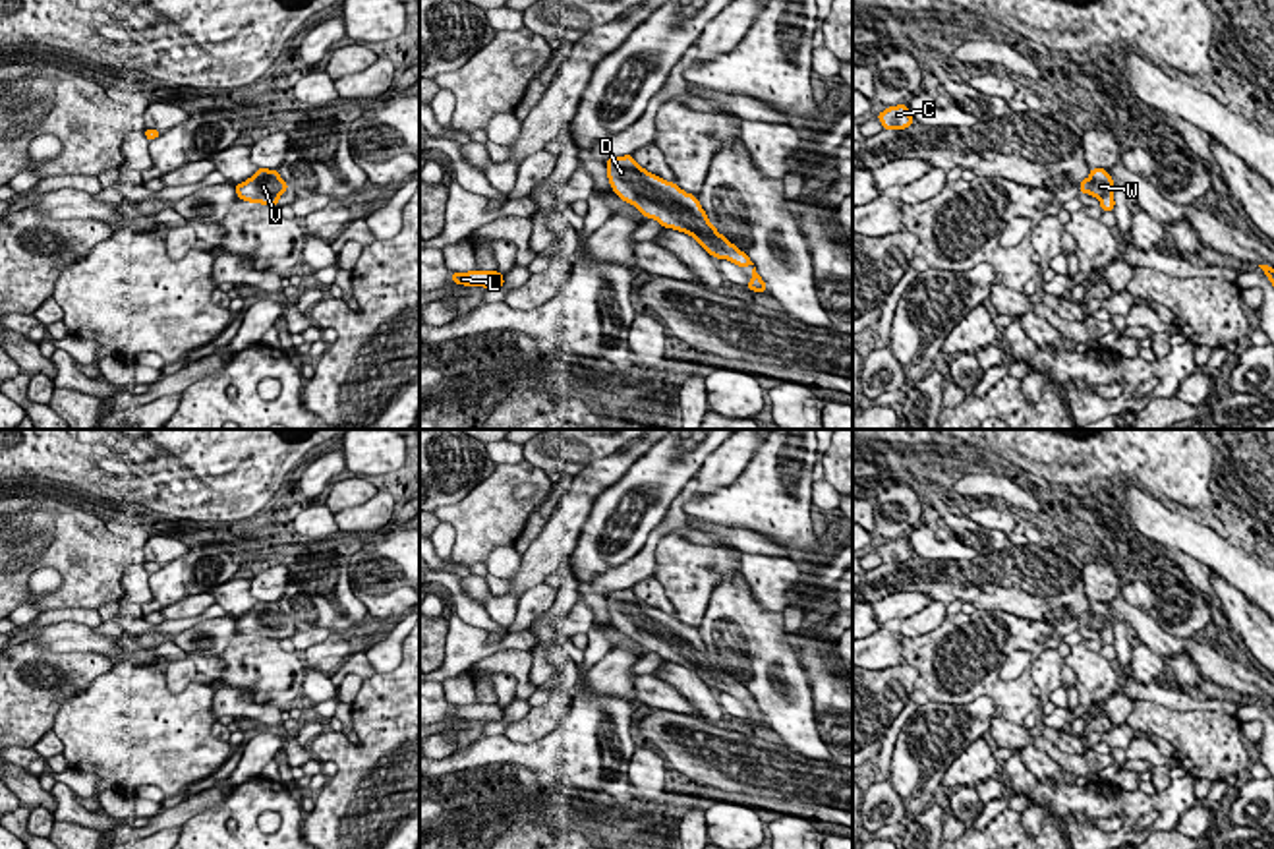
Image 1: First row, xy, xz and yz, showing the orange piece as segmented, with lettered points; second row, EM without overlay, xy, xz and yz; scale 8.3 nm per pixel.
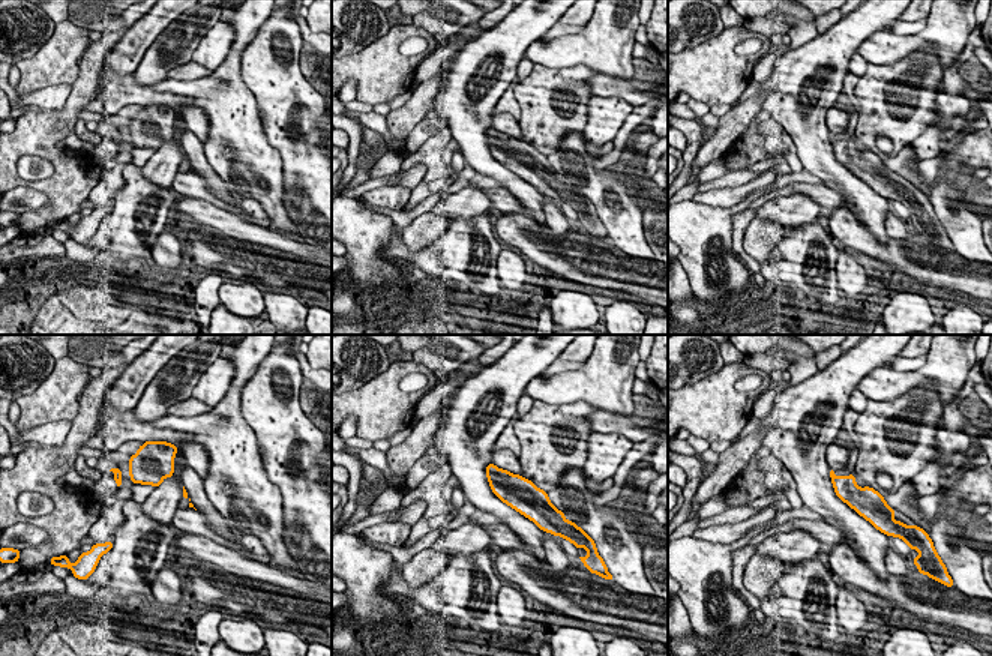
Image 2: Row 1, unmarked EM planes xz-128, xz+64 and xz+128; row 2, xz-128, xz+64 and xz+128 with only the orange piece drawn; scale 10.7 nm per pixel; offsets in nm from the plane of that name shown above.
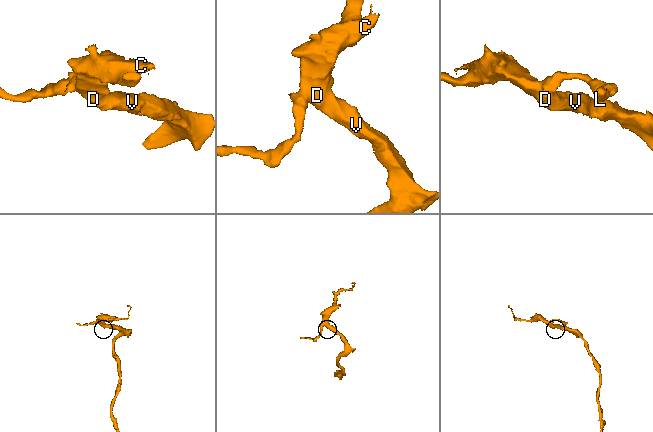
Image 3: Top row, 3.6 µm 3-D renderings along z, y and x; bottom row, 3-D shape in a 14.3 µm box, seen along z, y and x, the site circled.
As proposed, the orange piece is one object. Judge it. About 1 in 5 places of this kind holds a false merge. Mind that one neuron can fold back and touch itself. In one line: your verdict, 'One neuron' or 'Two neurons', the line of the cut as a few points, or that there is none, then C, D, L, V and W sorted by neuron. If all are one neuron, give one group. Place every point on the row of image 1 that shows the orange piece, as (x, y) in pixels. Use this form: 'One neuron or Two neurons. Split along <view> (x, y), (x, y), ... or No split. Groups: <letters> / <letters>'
One neuron. No split. Groups: C D L V W

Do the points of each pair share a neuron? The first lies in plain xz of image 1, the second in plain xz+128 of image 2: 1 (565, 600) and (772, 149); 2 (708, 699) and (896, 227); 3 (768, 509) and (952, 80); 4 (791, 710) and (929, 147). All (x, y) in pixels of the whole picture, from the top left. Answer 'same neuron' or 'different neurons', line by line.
1: same neuron
2: same neuron
3: different neurons
4: different neurons

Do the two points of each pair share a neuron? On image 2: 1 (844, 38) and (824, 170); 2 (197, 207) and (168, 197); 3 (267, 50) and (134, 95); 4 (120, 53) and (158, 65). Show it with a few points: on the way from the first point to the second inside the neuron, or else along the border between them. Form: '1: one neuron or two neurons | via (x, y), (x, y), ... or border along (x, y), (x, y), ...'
1: one neuron | via (838, 71), (835, 90), (817, 108), (817, 137)
2: two neurons | border along (179, 195), (171, 209)
3: two neurons | border along (260, 29), (240, 59), (240, 78), (251, 92)
4: two neurons | border along (164, 30), (147, 48), (132, 72)

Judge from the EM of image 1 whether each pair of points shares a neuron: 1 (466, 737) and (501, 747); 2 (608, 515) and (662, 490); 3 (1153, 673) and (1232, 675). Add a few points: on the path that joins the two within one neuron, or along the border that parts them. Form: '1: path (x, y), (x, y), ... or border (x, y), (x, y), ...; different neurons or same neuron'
1: border (484, 735), (455, 753); different neurons
2: path (621, 515), (648, 492); same neuron
3: border (1141, 641), (1160, 658); different neurons

